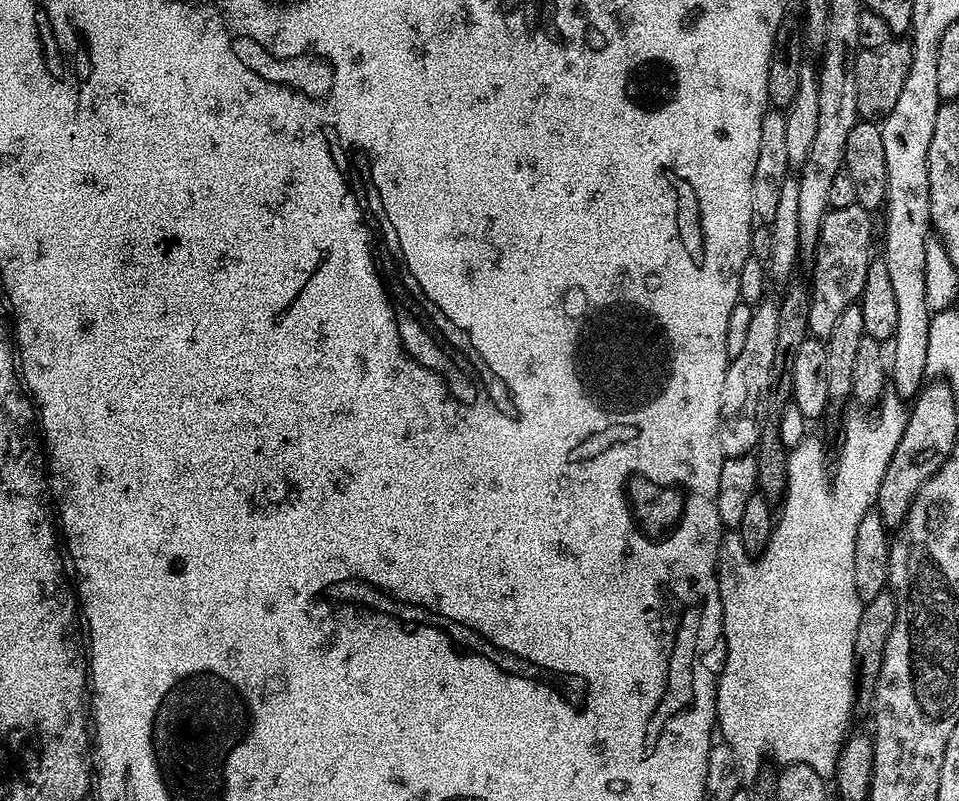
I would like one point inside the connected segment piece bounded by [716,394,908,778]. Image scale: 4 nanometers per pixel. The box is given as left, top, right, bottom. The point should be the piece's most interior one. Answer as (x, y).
(788, 688)

